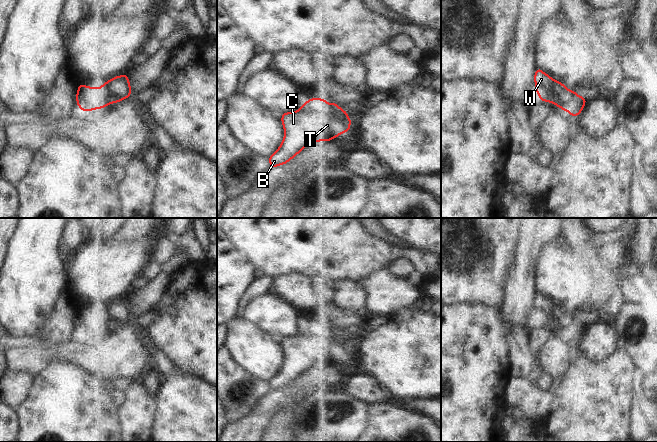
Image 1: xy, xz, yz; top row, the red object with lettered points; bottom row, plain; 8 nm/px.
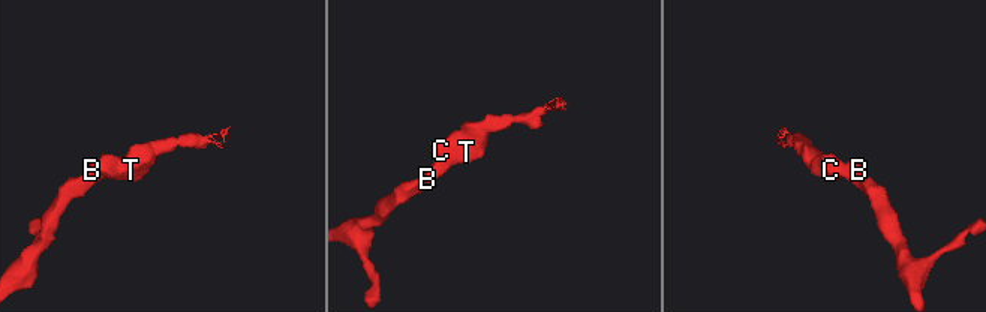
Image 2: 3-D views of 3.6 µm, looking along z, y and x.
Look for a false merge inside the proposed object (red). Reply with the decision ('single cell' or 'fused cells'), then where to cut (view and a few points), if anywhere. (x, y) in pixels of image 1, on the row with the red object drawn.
single cell | no cut

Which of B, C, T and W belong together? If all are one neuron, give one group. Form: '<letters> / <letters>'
B C T W

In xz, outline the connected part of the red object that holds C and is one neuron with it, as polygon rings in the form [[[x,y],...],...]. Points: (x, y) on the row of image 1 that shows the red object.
[[[309,98],[298,110],[281,114],[284,137],[278,149],[268,157],[270,167],[287,164],[306,146],[314,142],[331,141],[350,131],[352,120],[348,112],[335,102],[329,104],[324,98]]]

